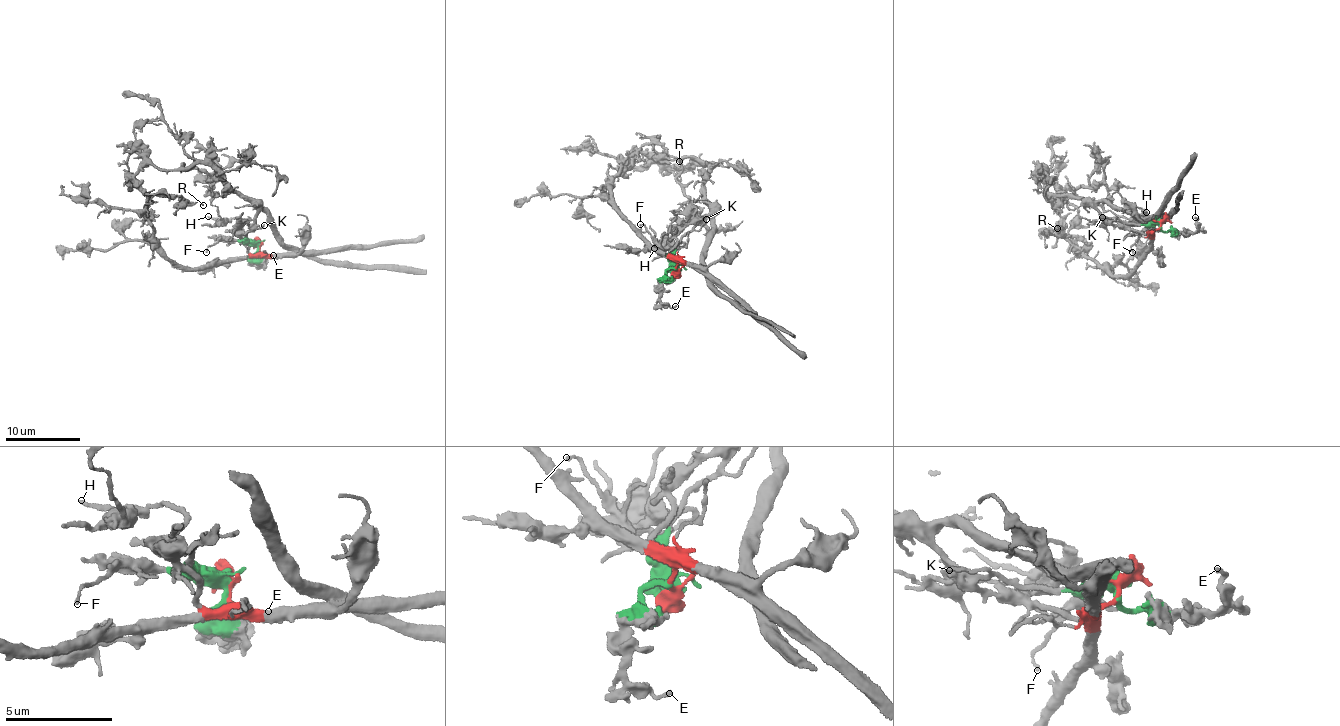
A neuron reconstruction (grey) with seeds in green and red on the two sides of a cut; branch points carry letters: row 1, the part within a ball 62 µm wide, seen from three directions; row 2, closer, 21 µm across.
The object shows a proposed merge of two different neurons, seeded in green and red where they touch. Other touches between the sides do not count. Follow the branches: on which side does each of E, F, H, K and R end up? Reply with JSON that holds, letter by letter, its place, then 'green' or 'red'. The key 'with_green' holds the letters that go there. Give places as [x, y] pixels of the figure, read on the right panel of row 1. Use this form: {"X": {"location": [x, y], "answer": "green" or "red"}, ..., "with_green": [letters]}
{"E": {"location": [1195, 217], "answer": "green"}, "F": {"location": [1132, 252], "answer": "green"}, "H": {"location": [1146, 212], "answer": "red"}, "K": {"location": [1102, 217], "answer": "green"}, "R": {"location": [1057, 228], "answer": "red"}, "with_green": ["E", "F", "K"]}

